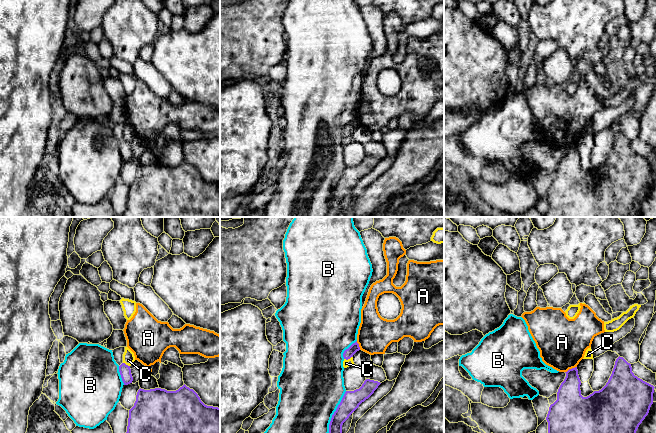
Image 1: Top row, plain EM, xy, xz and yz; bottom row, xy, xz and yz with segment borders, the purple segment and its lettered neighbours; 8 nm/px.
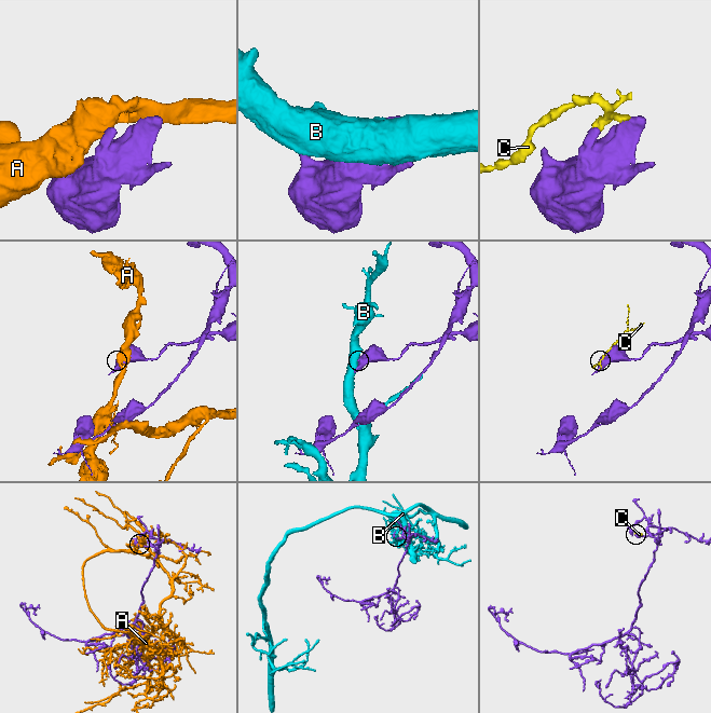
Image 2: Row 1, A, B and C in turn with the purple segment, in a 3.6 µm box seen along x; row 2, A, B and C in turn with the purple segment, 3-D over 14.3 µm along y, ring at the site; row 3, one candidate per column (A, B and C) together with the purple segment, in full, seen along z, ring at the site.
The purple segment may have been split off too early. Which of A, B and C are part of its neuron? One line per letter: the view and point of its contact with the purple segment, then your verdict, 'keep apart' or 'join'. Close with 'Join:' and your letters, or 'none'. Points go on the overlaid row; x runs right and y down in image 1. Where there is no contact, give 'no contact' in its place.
A: meets purple in yz at (570, 369); keep apart
B: meets purple in xz at (334, 412); keep apart
C: meets purple in xz at (348, 358); keep apart
Join: none

